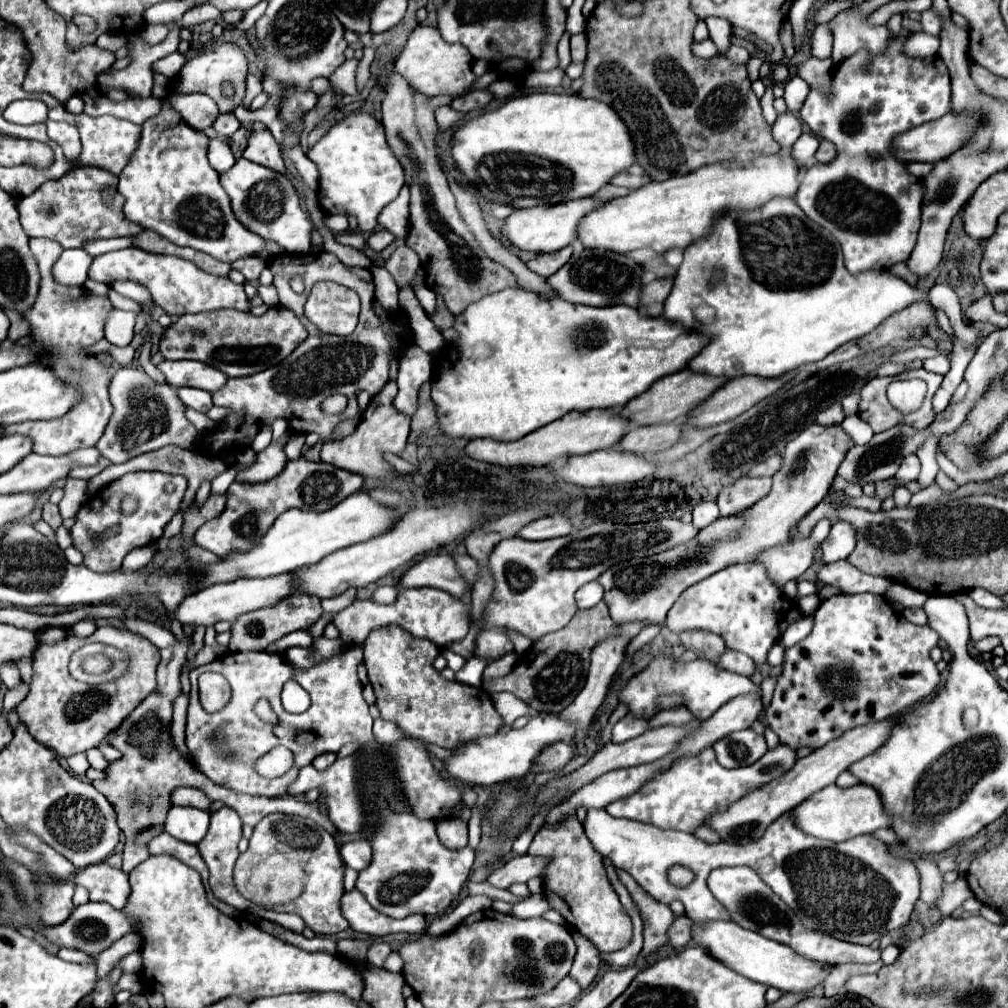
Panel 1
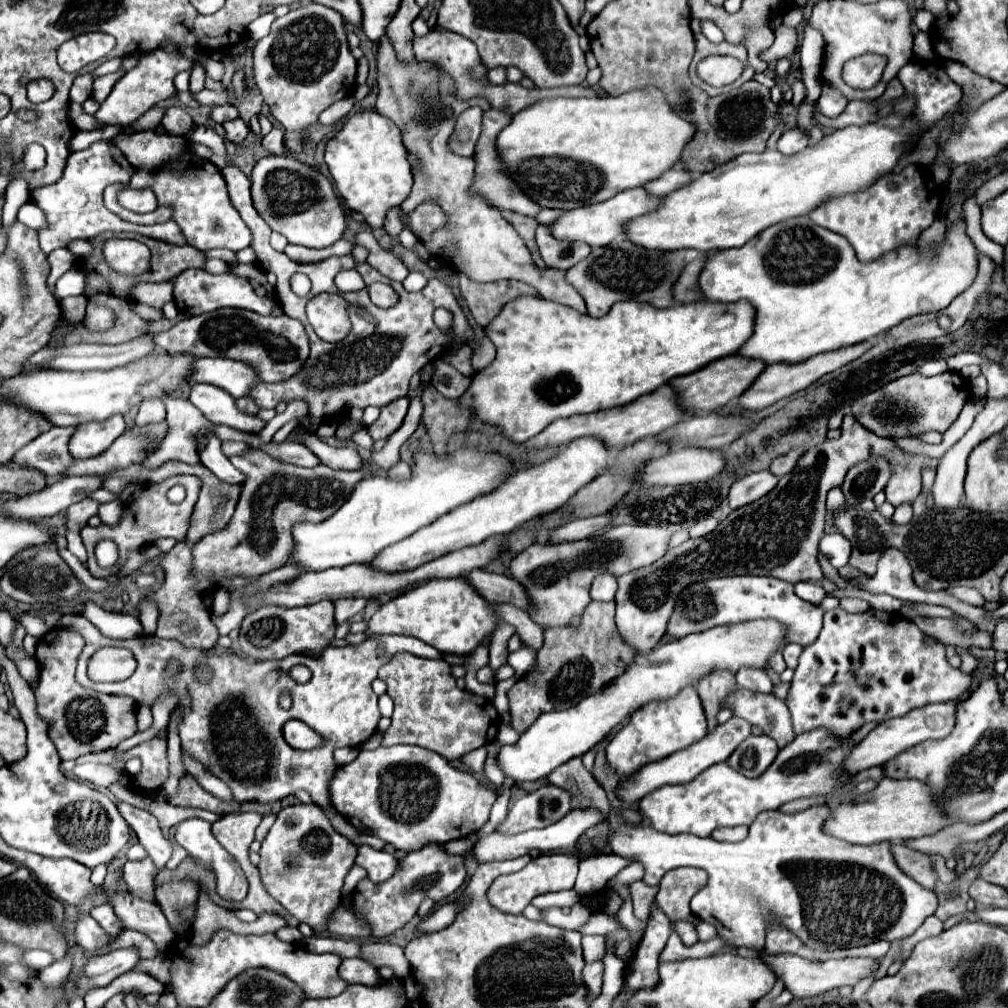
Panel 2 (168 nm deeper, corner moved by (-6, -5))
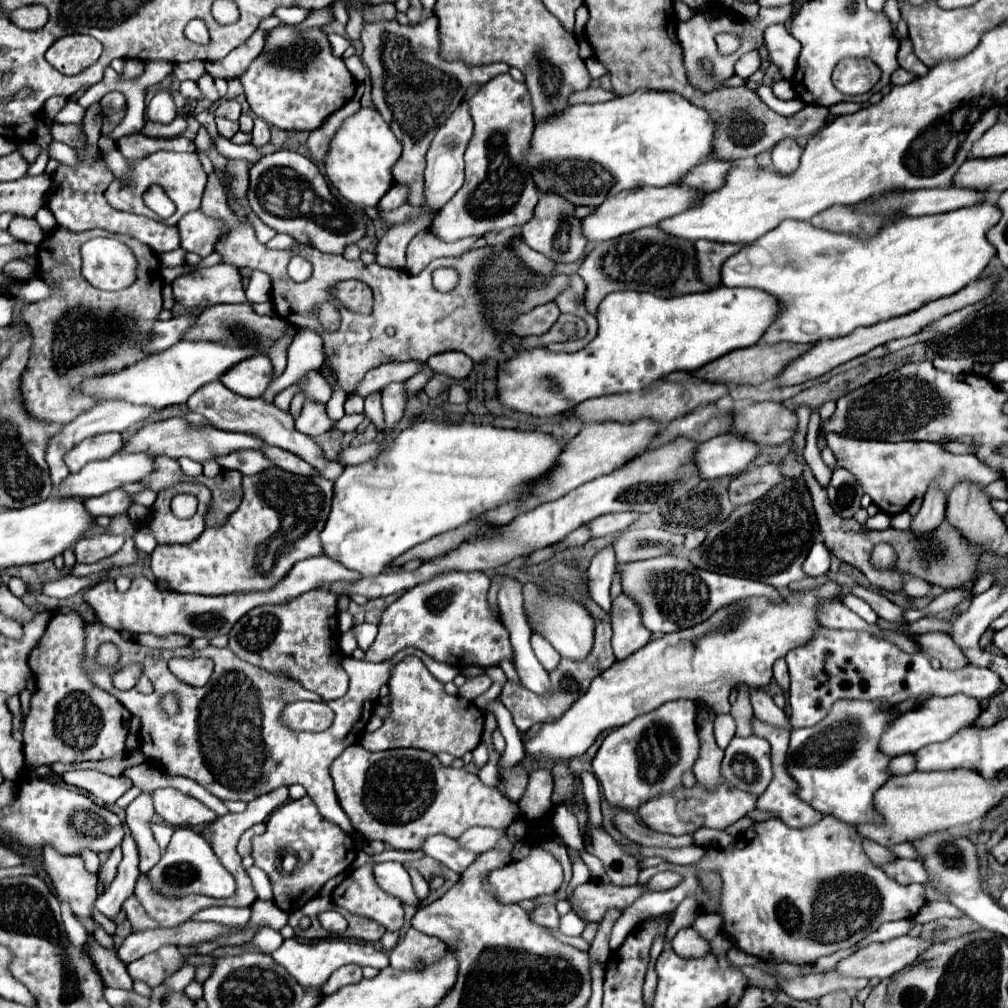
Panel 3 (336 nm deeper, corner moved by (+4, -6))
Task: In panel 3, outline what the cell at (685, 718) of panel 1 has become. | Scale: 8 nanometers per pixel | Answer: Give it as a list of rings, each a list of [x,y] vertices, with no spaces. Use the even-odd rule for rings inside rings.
[[[825,583],[819,589],[799,591],[795,595],[790,595],[783,603],[769,603],[767,599],[761,597],[751,597],[747,601],[729,605],[725,609],[719,609],[713,617],[709,617],[705,623],[695,625],[691,629],[683,629],[677,633],[669,633],[657,639],[651,639],[643,649],[637,653],[629,655],[625,661],[615,661],[605,673],[601,673],[591,685],[589,691],[579,697],[563,715],[561,719],[553,723],[541,723],[533,725],[533,729],[523,733],[523,747],[525,747],[525,757],[531,761],[537,761],[541,757],[551,757],[551,759],[573,759],[583,755],[597,739],[599,733],[607,729],[621,727],[629,721],[633,721],[637,715],[645,715],[651,709],[661,707],[667,701],[673,699],[693,699],[693,701],[703,701],[707,703],[717,715],[719,713],[729,713],[729,695],[739,683],[747,683],[751,687],[765,687],[773,673],[771,667],[779,657],[785,657],[789,649],[795,649],[797,645],[803,645],[813,637],[815,627],[819,625],[817,621],[817,607],[821,599],[835,599],[839,595],[839,585],[835,583]]]

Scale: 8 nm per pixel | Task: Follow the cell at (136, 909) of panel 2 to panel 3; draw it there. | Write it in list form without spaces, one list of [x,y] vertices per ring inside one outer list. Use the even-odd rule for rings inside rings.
[[[163,945],[157,953],[149,953],[127,965],[127,971],[133,981],[143,981],[149,987],[157,987],[169,973],[175,973],[183,967],[183,955],[175,945]]]

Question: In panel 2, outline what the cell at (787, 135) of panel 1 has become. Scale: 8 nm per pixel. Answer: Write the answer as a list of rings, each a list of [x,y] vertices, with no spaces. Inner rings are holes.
[[[801,128],[785,130],[783,136],[779,138],[779,152],[785,154],[785,156],[797,154],[797,152],[805,150],[807,146],[809,146],[809,136]]]

